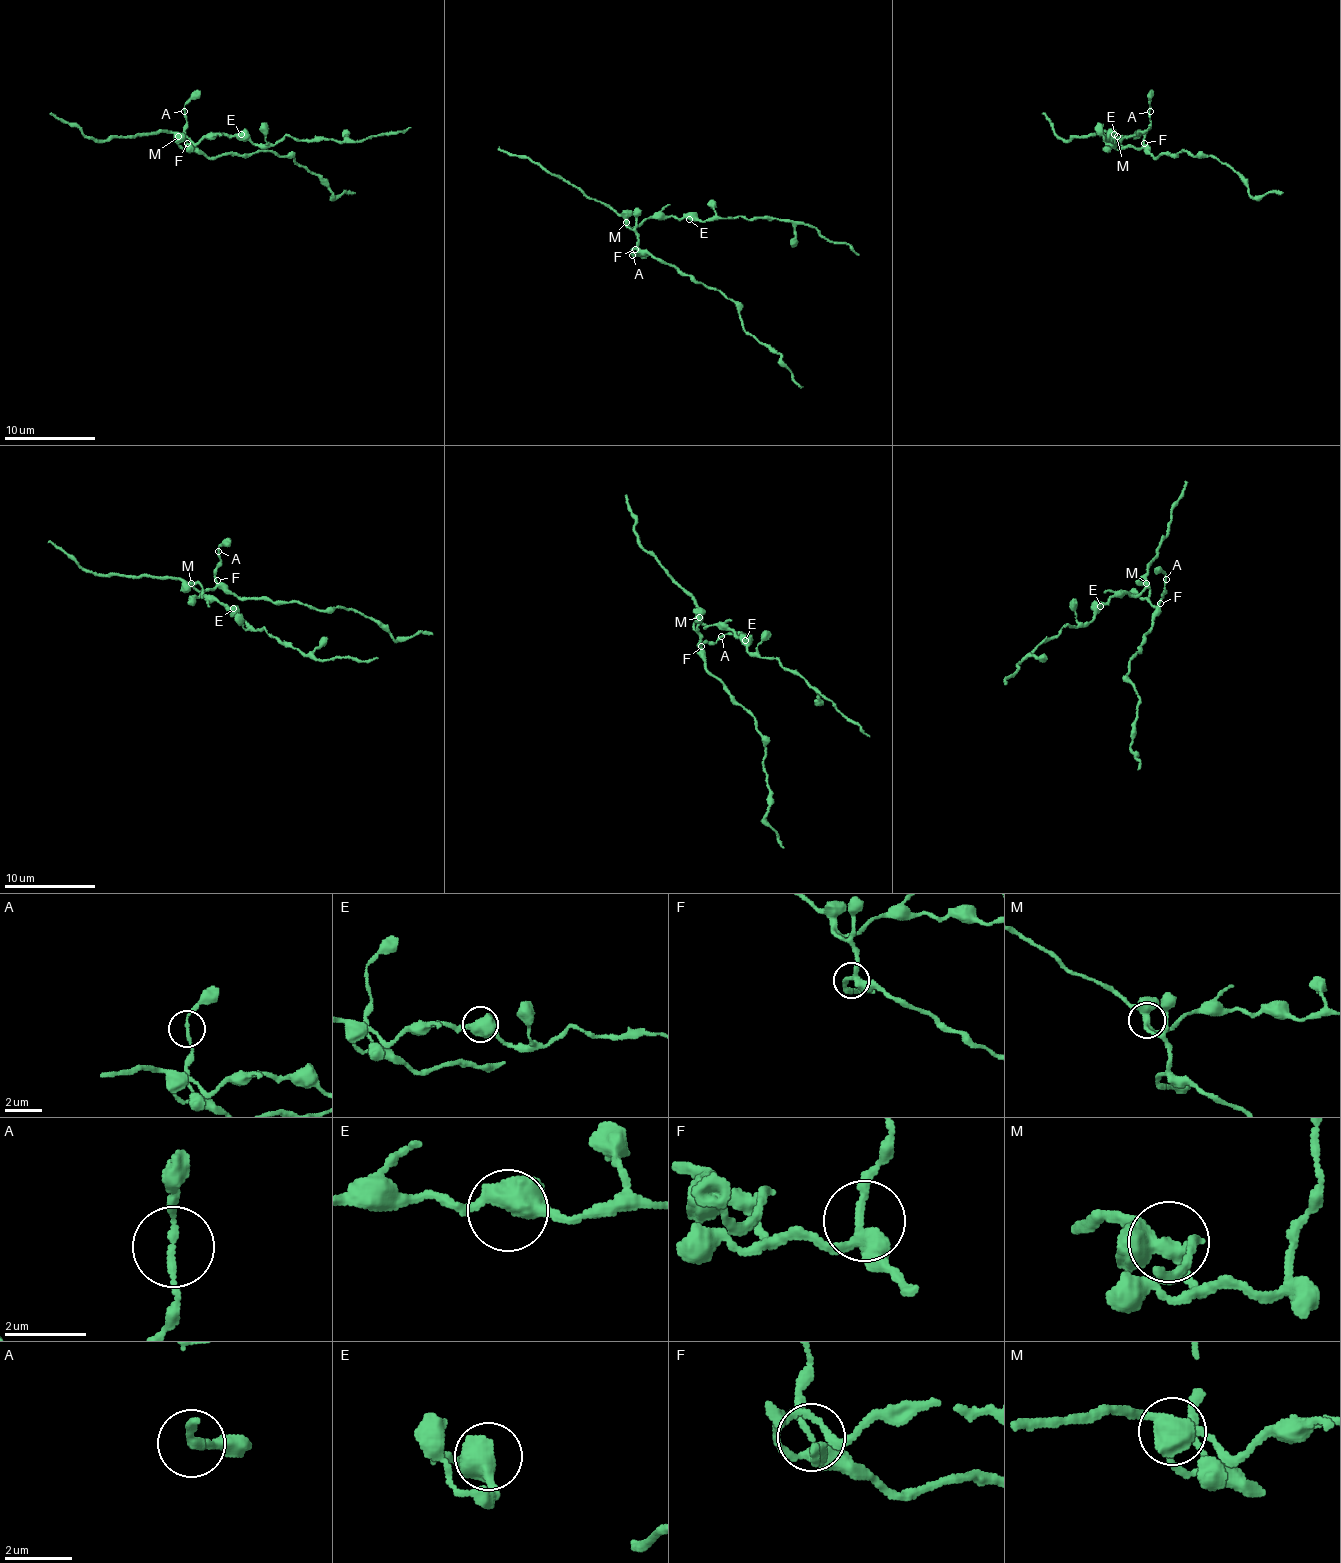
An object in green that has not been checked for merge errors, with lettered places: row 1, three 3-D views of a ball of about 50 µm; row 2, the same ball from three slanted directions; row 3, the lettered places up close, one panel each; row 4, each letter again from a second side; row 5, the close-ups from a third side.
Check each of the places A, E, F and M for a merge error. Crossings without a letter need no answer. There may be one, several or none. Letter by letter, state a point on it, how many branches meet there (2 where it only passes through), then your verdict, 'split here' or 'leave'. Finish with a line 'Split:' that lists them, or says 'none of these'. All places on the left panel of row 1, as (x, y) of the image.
A: place (184, 111); branches 2; leave
E: place (241, 134); branches 3; leave
F: place (187, 143); branches 3; leave
M: place (178, 136); branches 4; leave
Split: none of these

